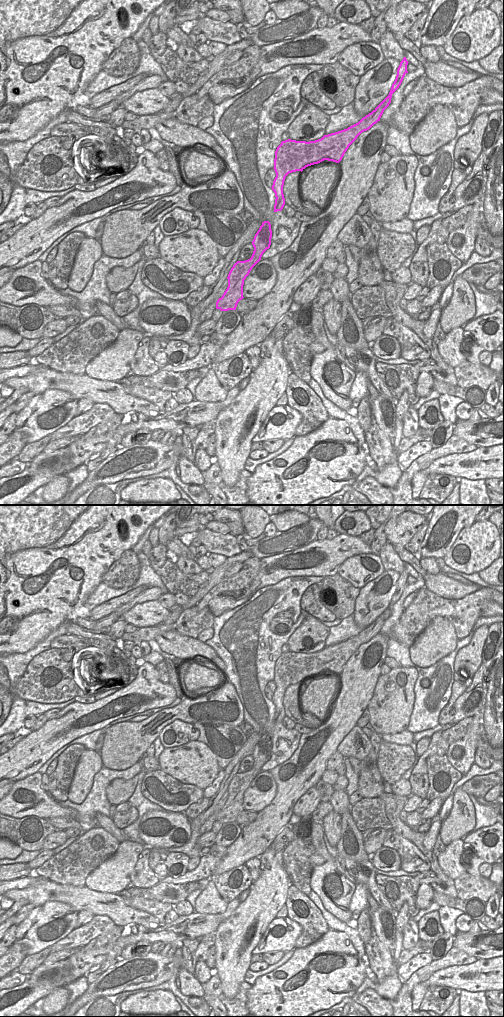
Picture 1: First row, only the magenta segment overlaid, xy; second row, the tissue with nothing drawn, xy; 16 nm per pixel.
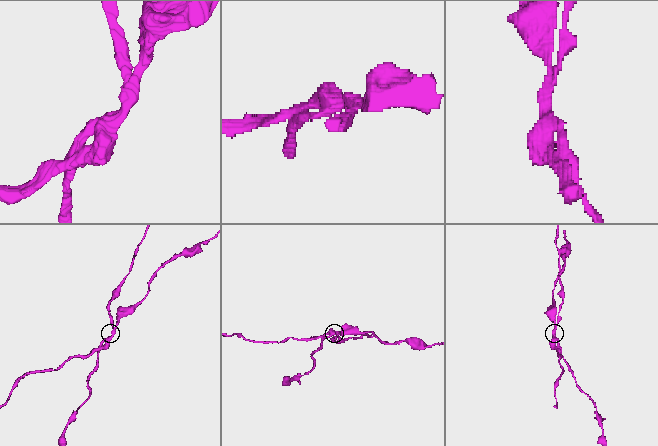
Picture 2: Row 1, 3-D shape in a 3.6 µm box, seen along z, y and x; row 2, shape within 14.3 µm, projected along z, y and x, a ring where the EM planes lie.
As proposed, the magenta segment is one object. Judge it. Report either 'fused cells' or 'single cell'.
fused cells

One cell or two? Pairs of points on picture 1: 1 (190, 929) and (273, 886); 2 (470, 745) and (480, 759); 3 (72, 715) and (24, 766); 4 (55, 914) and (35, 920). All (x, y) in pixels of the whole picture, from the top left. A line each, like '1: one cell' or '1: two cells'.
1: two cells
2: two cells
3: one cell
4: one cell

